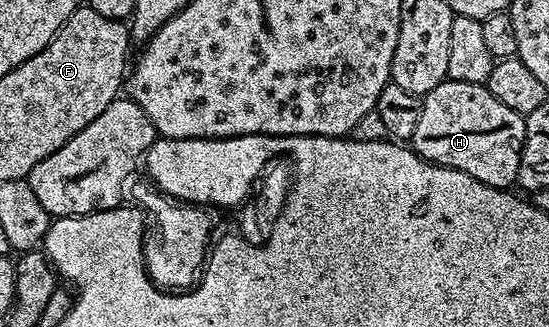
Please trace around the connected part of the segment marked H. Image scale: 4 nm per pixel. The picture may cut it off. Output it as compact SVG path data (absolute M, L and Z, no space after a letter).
M447 78L446 82L436 85L436 89L432 89L422 99L420 121L416 121L416 129L410 134L409 142L418 156L430 163L468 173L468 177L476 177L476 181L484 181L484 185L506 189L518 178L525 136L525 118L508 109L508 105L496 101L485 85Z

